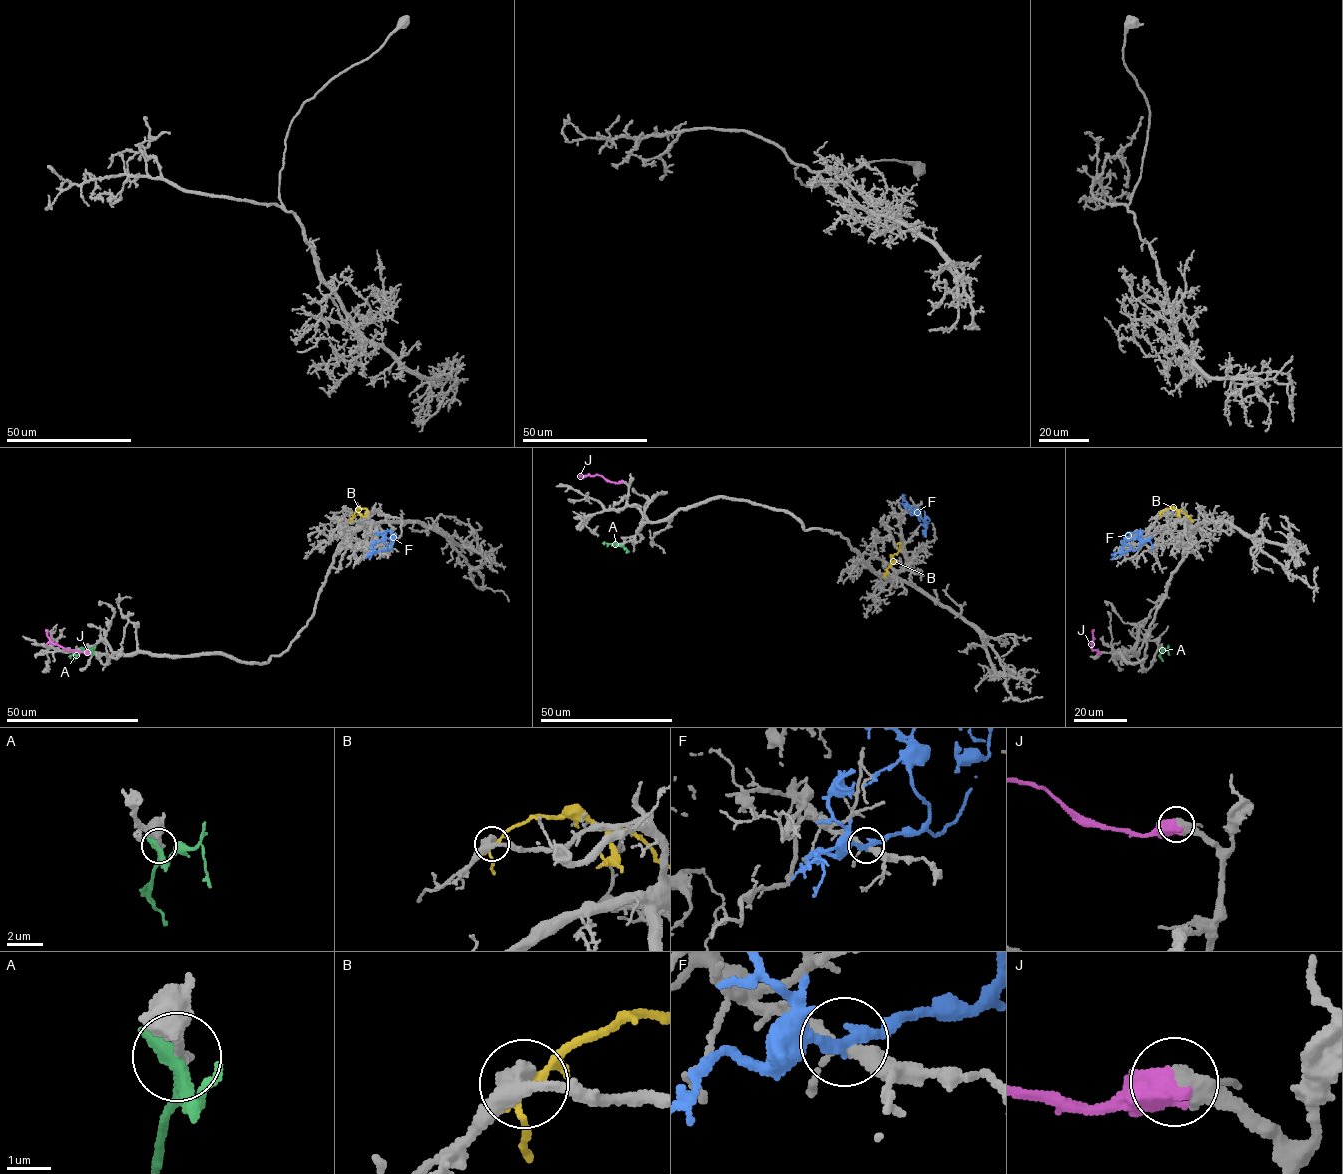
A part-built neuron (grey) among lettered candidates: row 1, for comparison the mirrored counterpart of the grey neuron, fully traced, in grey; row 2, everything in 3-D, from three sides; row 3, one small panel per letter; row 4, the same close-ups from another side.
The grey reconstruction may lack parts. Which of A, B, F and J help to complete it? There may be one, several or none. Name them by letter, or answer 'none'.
J

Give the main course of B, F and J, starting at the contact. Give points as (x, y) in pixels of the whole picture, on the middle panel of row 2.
B: (900, 543), (882, 576)
F: (910, 508), (927, 523), (926, 537)
J: (621, 481), (607, 481), (598, 475), (579, 477)

